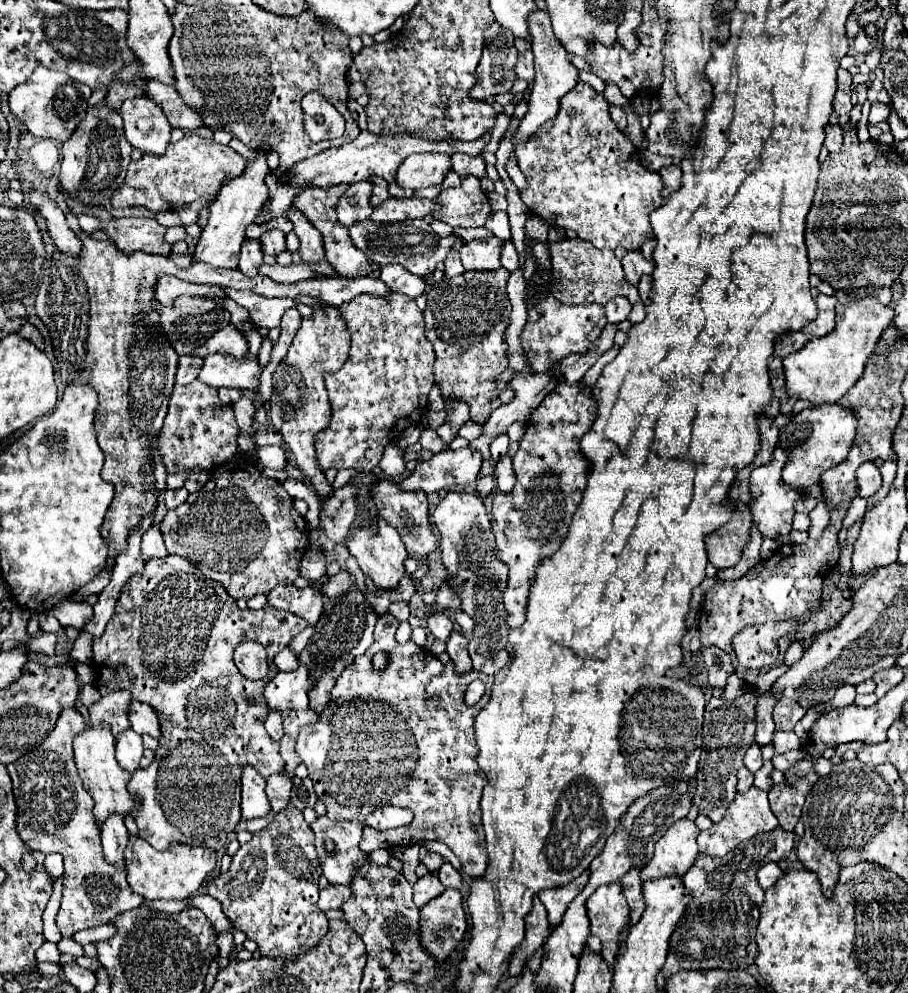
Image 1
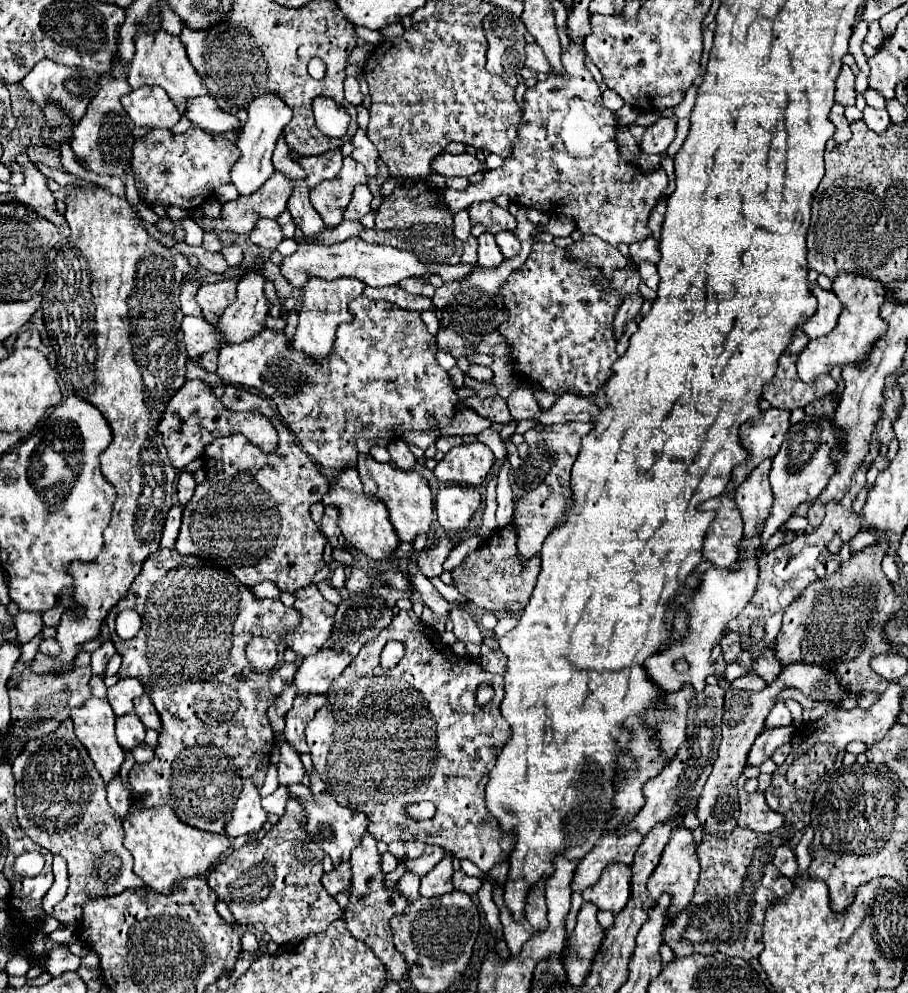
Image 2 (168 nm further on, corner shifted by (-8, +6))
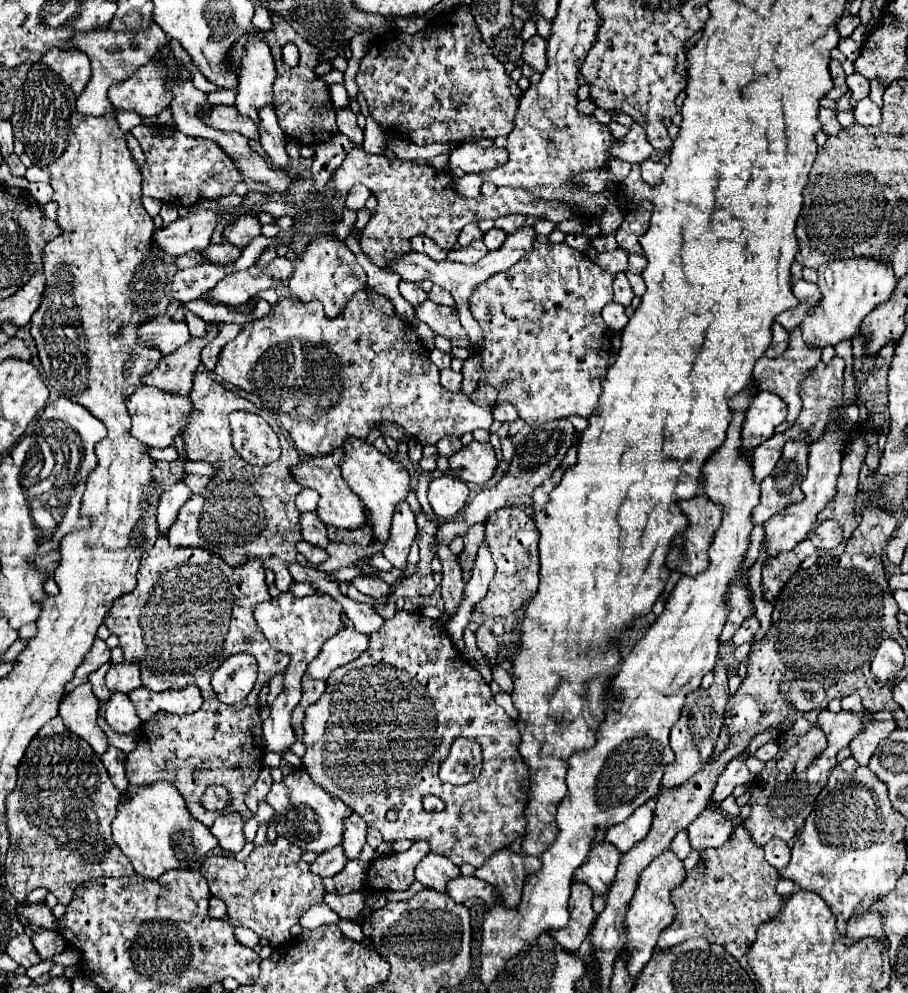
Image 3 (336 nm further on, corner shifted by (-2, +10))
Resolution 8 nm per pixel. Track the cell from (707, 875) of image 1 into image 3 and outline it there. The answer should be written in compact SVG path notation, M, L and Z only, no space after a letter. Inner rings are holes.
M743 825L735 827L725 845L701 851L697 867L687 875L685 883L673 891L677 917L667 929L663 929L657 945L667 949L687 939L703 937L723 945L735 959L741 959L753 945L757 927L763 921L777 917L777 911L783 907L785 899L775 891L779 879L779 871L765 861L763 847L751 839Z

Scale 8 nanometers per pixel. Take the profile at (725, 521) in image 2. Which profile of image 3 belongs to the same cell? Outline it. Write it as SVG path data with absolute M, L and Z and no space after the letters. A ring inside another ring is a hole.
M697 495L695 499L681 501L679 507L689 517L689 529L683 535L677 535L673 539L673 545L671 545L669 555L667 555L667 567L671 571L681 571L685 575L703 573L709 567L709 555L707 555L707 551L709 551L709 547L713 543L713 535L715 535L717 527L721 525L723 505L713 503L711 499L707 499L707 495Z

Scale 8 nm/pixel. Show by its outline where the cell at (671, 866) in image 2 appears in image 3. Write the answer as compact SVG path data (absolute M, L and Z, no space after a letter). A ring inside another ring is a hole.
M667 849L659 857L655 857L649 863L649 867L641 873L639 887L629 903L629 911L625 917L625 927L627 927L627 947L625 949L633 951L633 961L629 959L629 973L631 975L639 975L643 971L643 967L647 965L647 961L653 955L653 949L657 945L657 937L675 919L675 907L671 901L671 893L673 893L673 889L683 885L685 875L687 873L685 873L683 861L671 849Z

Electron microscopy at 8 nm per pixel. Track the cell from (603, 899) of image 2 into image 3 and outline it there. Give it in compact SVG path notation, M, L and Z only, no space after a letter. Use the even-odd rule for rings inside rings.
M599 843L593 847L591 857L585 865L575 871L575 877L593 889L595 895L605 895L617 875L621 853L609 843Z

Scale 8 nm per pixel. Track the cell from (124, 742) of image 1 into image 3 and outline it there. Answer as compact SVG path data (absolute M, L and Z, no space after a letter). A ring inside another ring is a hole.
M111 695L107 703L107 713L105 719L109 727L117 733L131 733L135 727L139 727L139 719L135 715L133 703L127 699L127 695Z

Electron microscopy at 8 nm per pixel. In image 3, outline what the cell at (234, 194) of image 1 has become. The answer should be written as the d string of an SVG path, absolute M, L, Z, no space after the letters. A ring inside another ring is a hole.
M251 39L241 59L239 87L237 87L237 111L259 123L259 111L265 105L273 105L273 81L275 61L263 39Z

